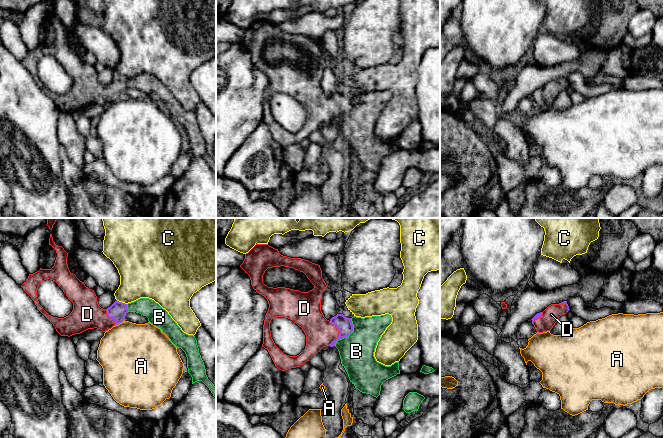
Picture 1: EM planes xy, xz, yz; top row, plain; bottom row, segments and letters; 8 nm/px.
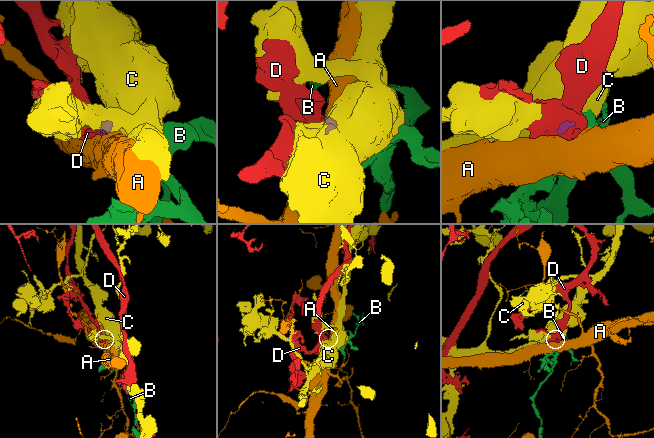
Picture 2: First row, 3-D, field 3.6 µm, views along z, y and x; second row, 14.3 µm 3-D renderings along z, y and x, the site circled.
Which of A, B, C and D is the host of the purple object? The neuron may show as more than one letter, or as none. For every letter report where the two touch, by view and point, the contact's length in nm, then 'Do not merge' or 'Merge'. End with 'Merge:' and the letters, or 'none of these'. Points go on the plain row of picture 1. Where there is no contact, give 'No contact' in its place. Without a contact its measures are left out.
A: Touches purple at xy (119, 99). Shared border 110 nm. Do not merge
B: Touches purple at xz (349, 110). Shared border 260 nm. Merge
C: Touches purple at xy (121, 78). Shared border 90 nm. Do not merge
D: Touches purple at xz (339, 109). Shared border 200 nm. Merge
Merge: B, D

